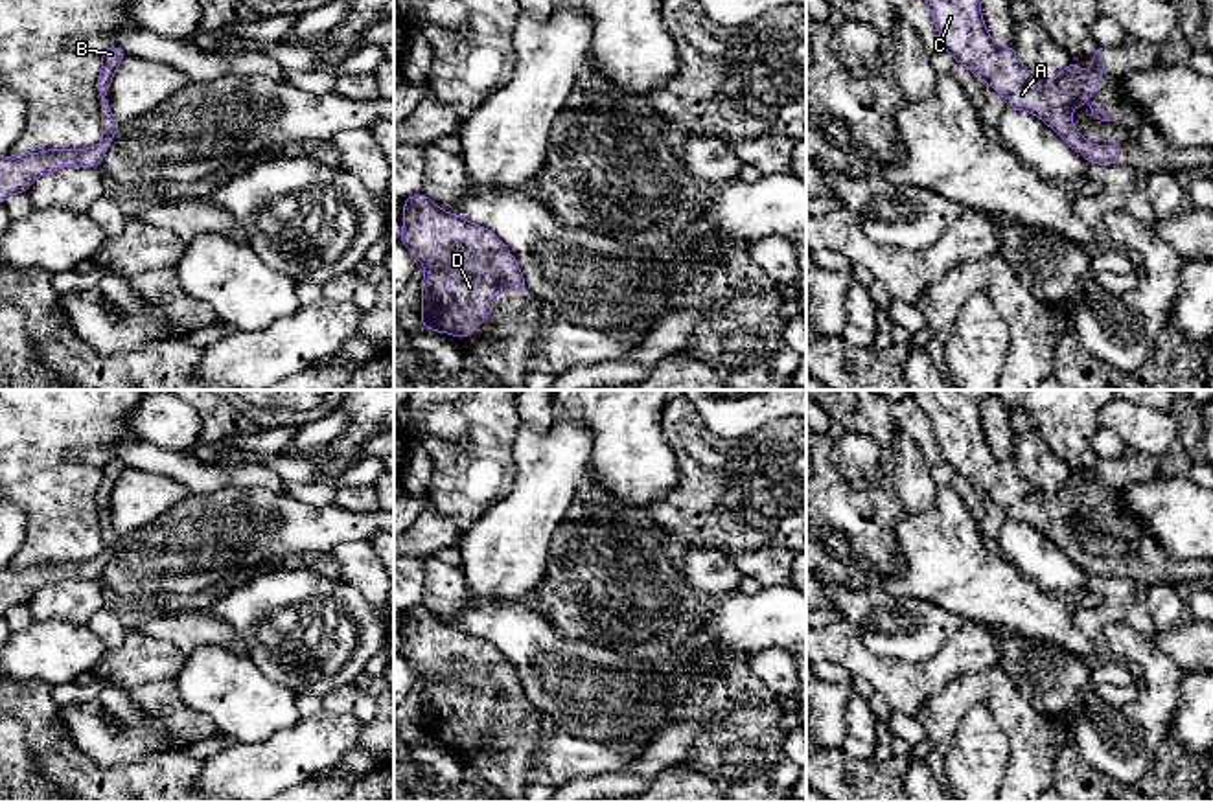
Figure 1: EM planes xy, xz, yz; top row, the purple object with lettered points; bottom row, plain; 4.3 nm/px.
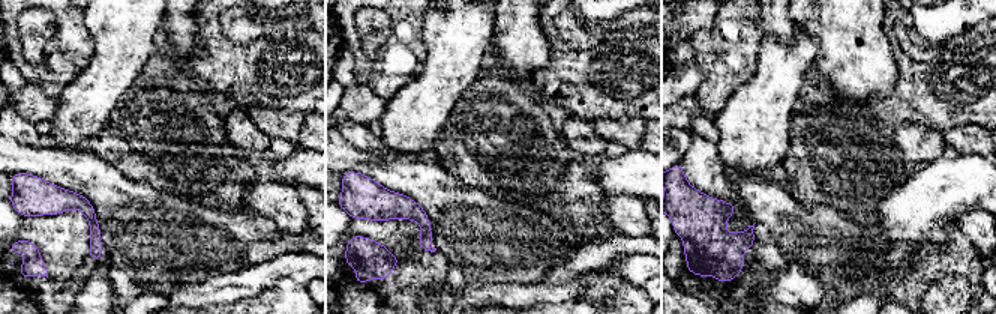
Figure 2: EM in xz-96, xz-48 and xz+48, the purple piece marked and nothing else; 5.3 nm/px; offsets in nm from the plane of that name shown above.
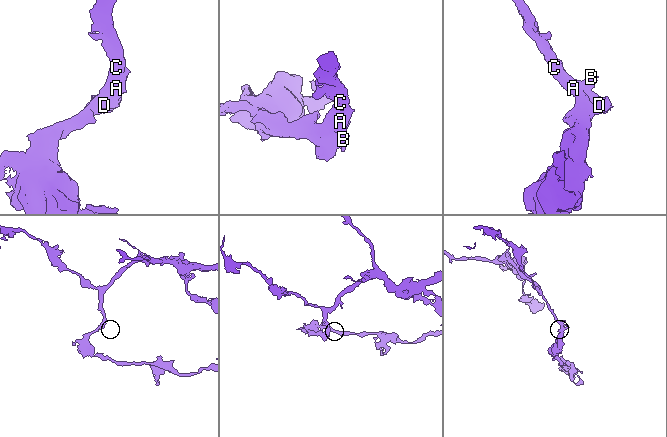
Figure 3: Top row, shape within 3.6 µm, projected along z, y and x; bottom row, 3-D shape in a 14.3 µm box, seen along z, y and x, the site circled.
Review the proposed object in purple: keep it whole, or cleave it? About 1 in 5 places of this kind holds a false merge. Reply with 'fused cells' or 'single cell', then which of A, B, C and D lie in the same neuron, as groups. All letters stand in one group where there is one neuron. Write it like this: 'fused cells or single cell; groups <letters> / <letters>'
single cell; groups A B C D

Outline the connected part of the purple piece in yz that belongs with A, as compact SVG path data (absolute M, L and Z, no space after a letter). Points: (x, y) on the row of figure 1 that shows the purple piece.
M979 0L924 2L931 9L942 50L977 79L987 81L1005 99L1007 107L1040 118L1090 164L1117 164L1119 143L1092 145L1069 120L1075 107L1086 105L1086 97L1097 90L1104 72L1104 46L1093 52L1090 72L1082 72L1077 63L1069 61L1057 79L1042 79L1020 63L1012 46L992 42L983 24Z

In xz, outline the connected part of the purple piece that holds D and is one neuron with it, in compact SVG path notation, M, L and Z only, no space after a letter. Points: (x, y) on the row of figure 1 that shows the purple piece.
M425 193L403 199L399 241L427 270L422 327L468 338L501 291L525 292L525 278L504 243L488 228L444 212Z

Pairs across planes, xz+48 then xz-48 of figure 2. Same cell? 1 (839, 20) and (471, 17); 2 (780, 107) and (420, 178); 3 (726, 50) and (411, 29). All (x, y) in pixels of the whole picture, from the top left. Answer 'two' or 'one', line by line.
1: two
2: two
3: one

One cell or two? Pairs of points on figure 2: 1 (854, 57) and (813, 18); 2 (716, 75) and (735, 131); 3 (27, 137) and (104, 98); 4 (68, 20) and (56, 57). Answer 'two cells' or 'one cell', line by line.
1: one cell
2: two cells
3: two cells
4: one cell

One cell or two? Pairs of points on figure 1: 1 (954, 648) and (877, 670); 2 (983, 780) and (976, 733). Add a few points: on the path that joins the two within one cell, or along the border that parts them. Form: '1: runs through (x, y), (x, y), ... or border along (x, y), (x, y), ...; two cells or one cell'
1: runs through (935, 666), (926, 675), (895, 675); one cell
2: runs through (978, 769), (978, 744); one cell

